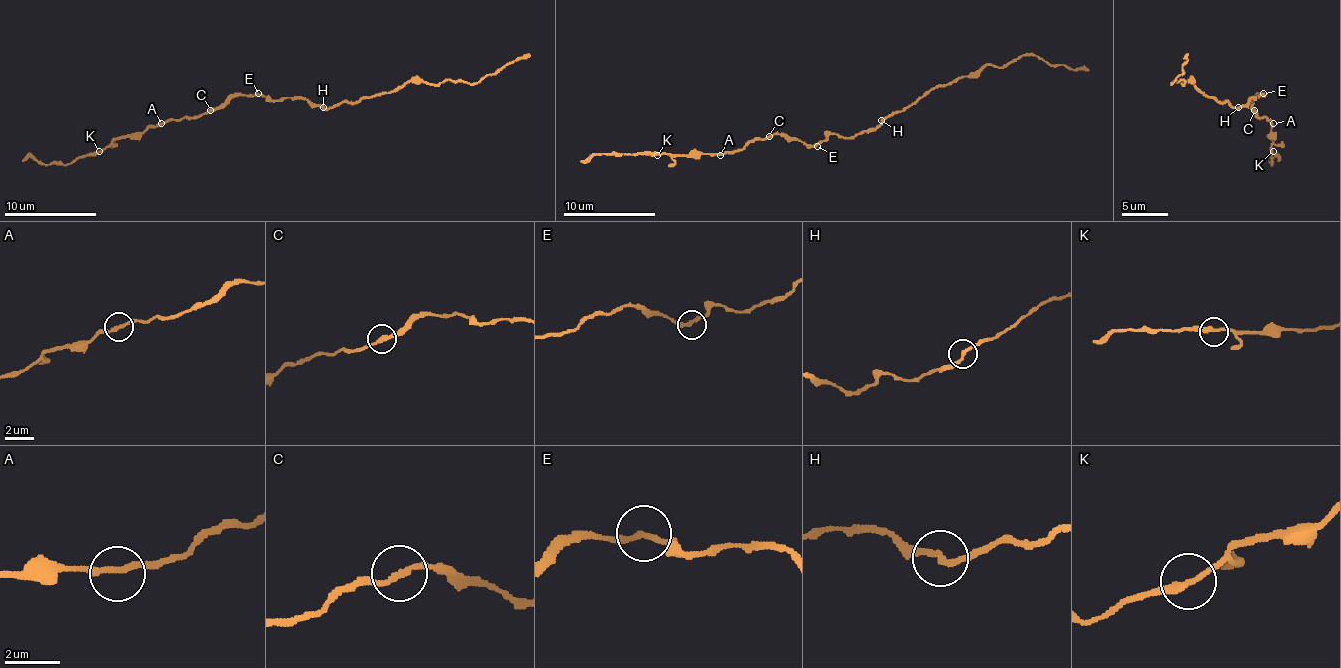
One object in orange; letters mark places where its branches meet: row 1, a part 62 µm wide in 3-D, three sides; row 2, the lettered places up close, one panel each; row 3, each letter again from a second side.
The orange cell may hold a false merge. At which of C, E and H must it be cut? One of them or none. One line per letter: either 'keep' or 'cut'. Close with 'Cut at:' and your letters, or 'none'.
C: keep
E: keep
H: keep
Cut at: none

